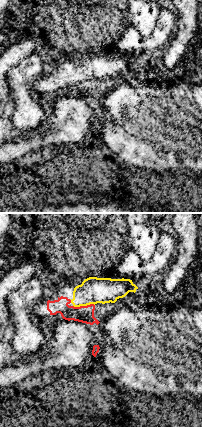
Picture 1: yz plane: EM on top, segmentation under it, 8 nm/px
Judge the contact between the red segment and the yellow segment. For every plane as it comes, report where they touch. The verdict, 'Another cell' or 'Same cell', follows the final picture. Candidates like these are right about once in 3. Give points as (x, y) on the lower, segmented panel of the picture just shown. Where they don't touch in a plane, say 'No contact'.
Touches red at (83, 306)

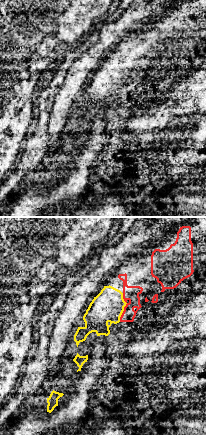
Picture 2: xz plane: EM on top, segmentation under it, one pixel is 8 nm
Touches red at (124, 307)

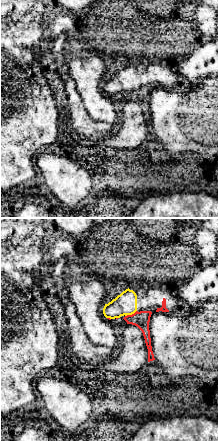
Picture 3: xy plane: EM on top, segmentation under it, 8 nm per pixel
Touches red at (130, 315)

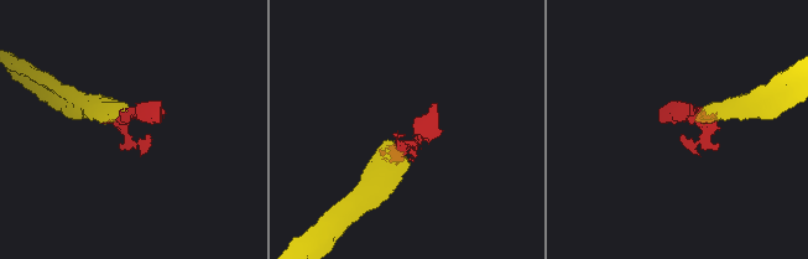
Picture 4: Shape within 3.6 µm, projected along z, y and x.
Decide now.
Same cell

